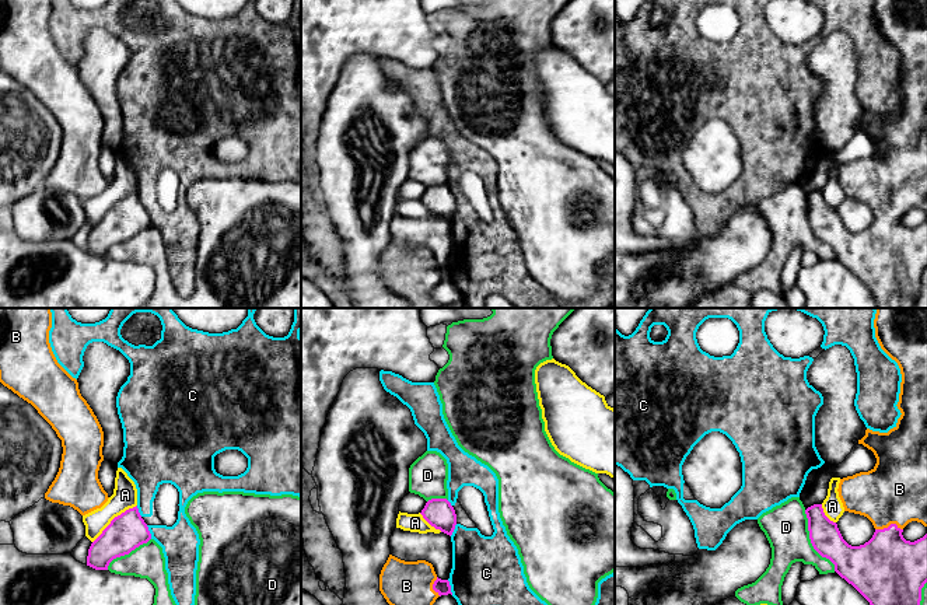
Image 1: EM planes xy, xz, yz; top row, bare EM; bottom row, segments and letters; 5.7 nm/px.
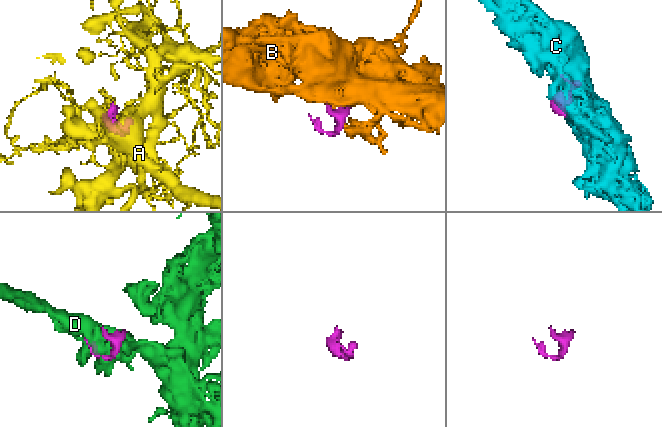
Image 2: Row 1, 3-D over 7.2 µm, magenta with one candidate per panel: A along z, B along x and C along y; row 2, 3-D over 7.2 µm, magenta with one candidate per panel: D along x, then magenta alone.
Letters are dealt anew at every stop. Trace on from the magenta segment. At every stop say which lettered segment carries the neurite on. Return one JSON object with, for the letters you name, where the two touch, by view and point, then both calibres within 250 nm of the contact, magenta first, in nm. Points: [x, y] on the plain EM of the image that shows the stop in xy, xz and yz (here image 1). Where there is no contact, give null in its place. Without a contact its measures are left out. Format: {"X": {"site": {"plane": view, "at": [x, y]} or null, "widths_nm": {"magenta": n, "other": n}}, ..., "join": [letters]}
{"B": {"site": {"plane": "yz", "at": [889, 212]}, "widths_nm": {"magenta": 400, "other": 360}}, "join": ["B"]}

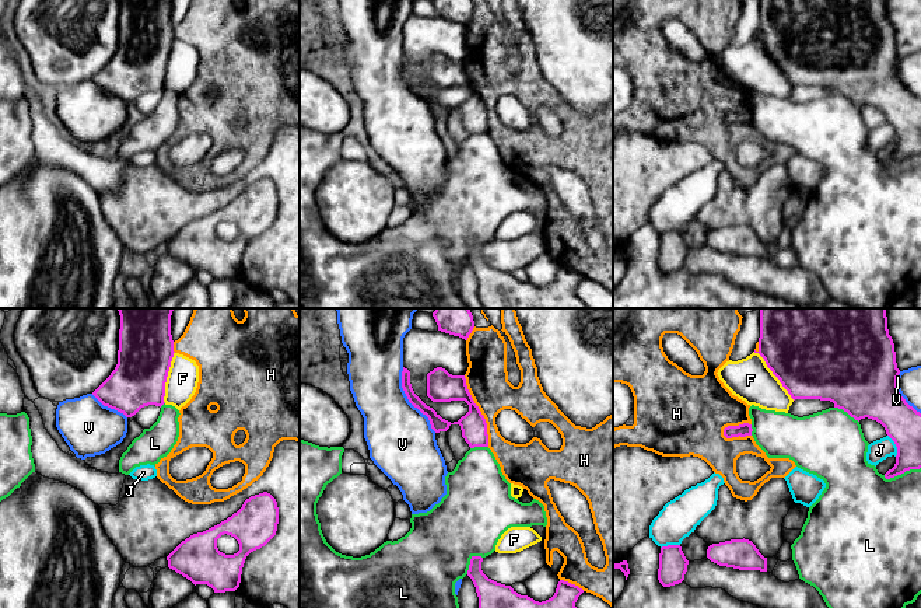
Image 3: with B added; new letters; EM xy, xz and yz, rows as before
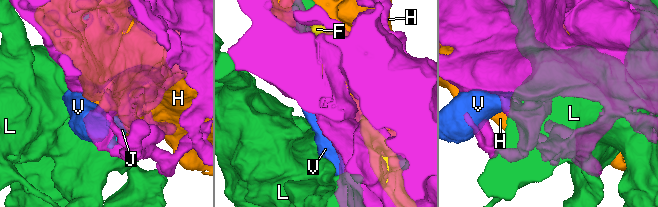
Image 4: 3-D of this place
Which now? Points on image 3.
{"join": []}

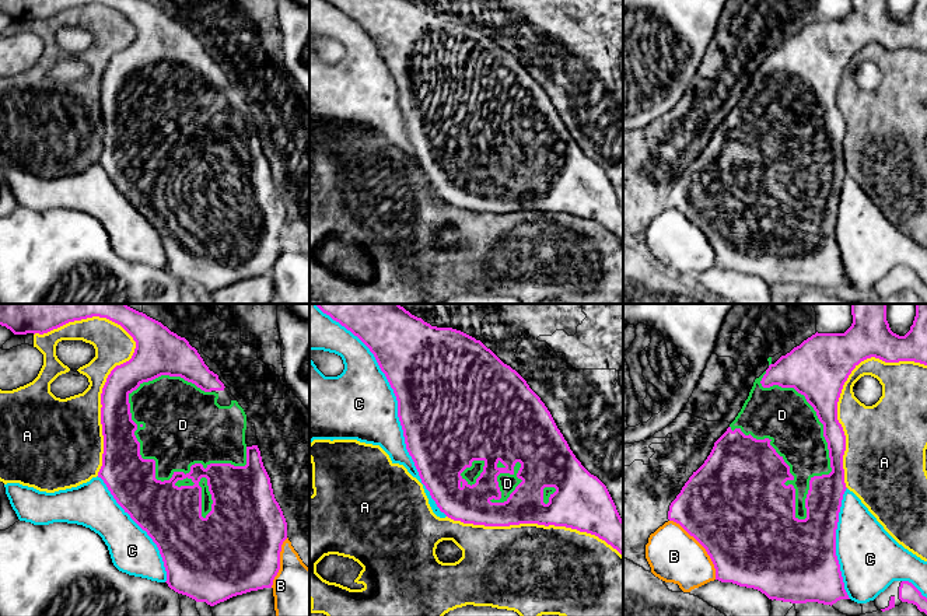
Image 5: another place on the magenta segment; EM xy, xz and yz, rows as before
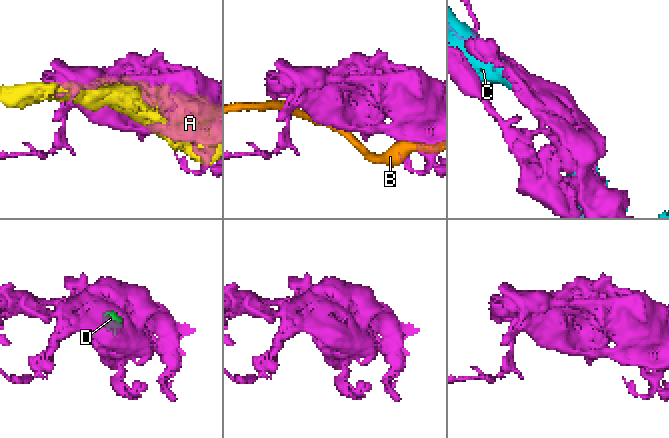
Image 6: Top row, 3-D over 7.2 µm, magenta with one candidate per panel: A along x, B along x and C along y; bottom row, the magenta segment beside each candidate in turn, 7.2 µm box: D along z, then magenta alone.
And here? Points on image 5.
{"D": {"site": {"plane": "xy", "at": [156, 165]}, "widths_nm": {"magenta": 340, "other": 320}}, "join": ["D"]}

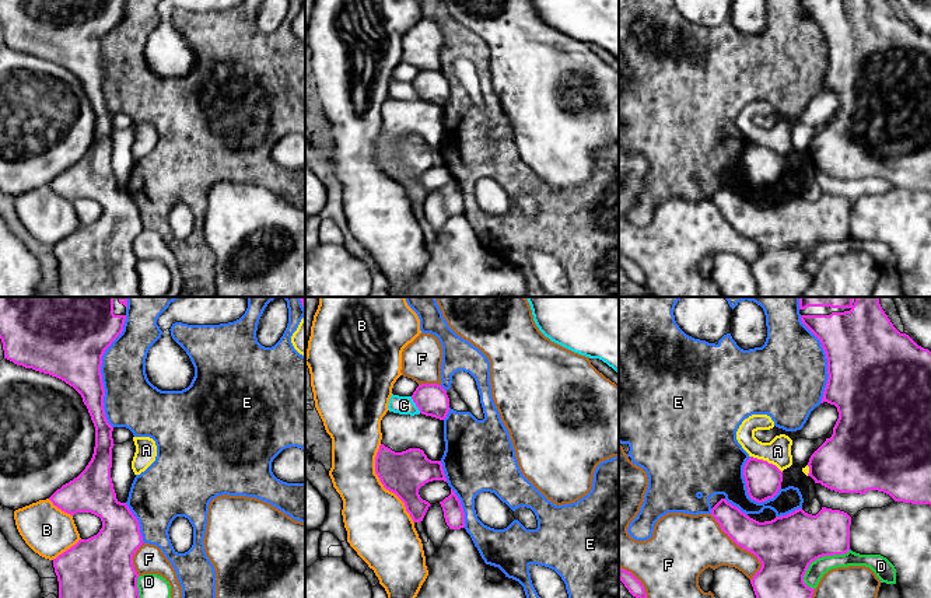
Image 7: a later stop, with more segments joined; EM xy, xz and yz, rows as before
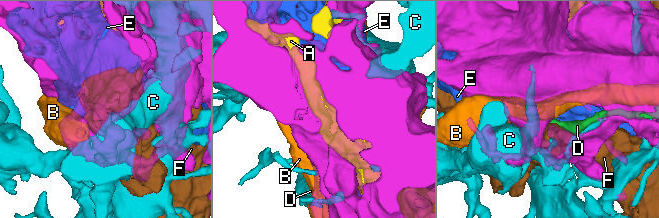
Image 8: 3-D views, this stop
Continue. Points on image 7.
{"join": []}

